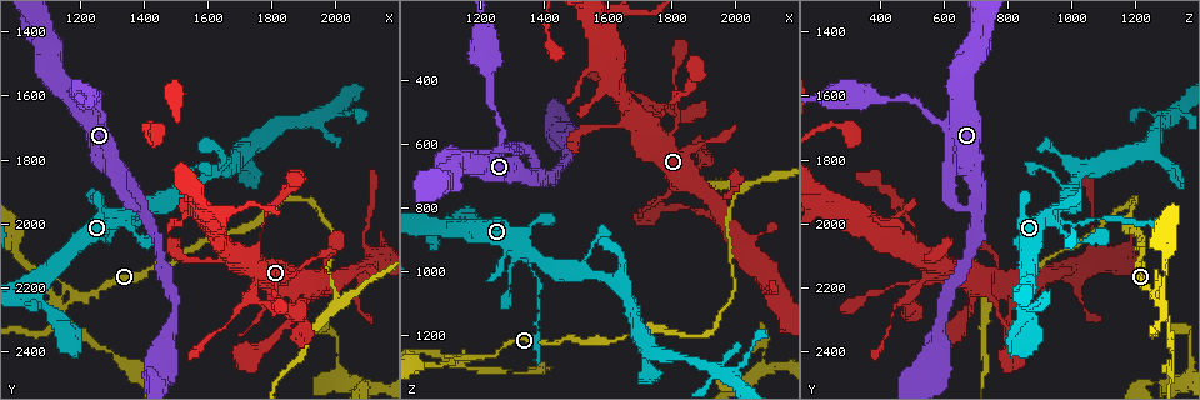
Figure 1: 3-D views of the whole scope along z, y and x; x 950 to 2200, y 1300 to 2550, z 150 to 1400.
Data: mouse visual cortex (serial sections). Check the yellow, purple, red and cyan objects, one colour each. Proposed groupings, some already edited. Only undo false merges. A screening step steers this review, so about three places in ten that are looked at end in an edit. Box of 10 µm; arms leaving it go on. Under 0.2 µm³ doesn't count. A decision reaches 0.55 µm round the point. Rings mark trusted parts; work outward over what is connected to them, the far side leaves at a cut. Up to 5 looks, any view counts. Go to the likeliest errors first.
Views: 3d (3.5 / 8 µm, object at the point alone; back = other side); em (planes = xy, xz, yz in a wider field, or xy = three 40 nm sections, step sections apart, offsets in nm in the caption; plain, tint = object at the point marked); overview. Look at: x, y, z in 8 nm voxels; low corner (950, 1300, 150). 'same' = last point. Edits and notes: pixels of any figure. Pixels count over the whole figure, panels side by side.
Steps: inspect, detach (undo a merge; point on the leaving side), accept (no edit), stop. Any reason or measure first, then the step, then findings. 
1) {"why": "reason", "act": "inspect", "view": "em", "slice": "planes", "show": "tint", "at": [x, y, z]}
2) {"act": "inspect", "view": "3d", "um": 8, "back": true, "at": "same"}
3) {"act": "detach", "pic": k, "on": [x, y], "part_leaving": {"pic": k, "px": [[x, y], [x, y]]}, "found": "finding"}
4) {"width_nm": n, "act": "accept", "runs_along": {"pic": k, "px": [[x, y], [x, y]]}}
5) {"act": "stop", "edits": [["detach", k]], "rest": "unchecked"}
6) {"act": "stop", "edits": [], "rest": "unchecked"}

{"why": "four arms meet", "act": "inspect", "view": "3d", "um": 3.5, "at": [1140, 2280, 1280]}

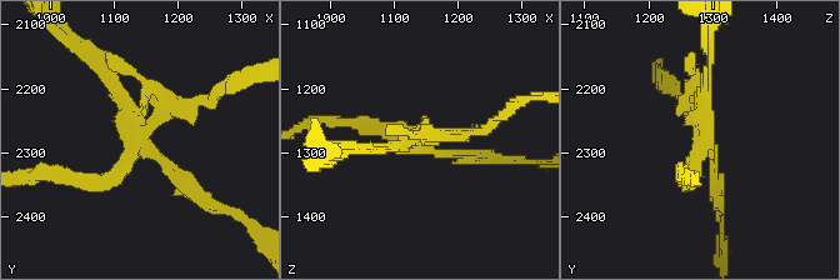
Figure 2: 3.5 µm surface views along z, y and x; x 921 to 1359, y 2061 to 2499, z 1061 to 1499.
{"act": "inspect", "view": "em", "slice": "xy", "step": 3, "show": "tint", "at": [1140, 2275, 1290]}

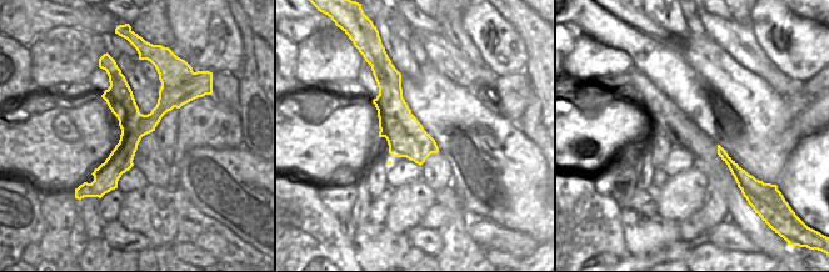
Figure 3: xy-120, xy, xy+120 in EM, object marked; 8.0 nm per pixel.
{"arms": 4, "act": "detach", "pic": 2, "on": [180, 173], "found": "two cells meet here"}

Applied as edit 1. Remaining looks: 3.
{"act": "inspect", "view": "overview"}

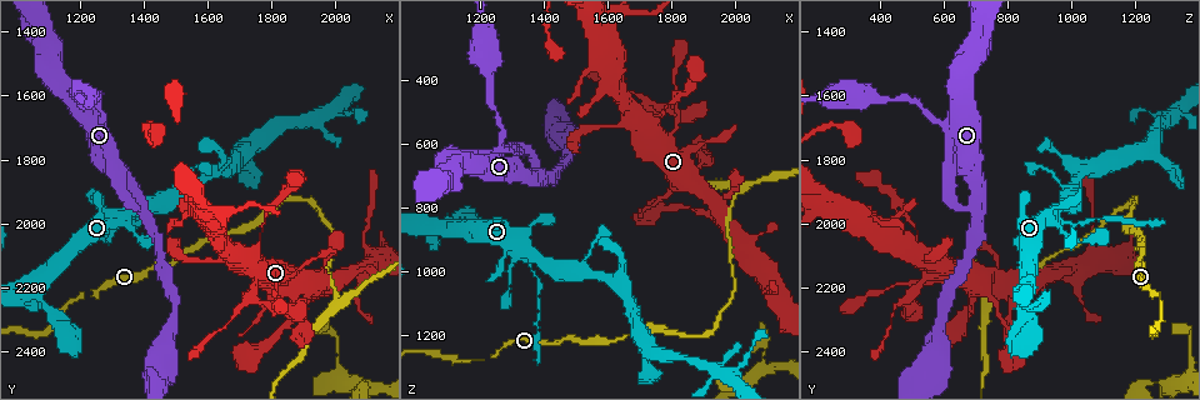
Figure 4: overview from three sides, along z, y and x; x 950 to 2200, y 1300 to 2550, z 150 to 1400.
{"why": "branch point", "act": "inspect", "view": "3d", "um": 3.5, "at": [2010, 2240, 750]}

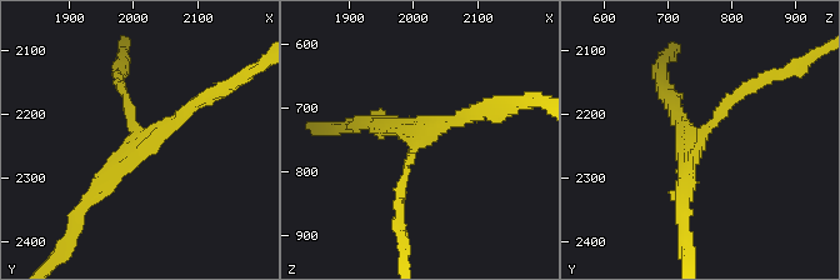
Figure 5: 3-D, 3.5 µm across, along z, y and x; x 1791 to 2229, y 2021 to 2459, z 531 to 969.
{"arms": 3, "arm_widths_nm": [100, 200, 250], "act": "inspect", "view": "em", "slice": "planes", "show": "tint", "at": [2010, 2245, 740]}

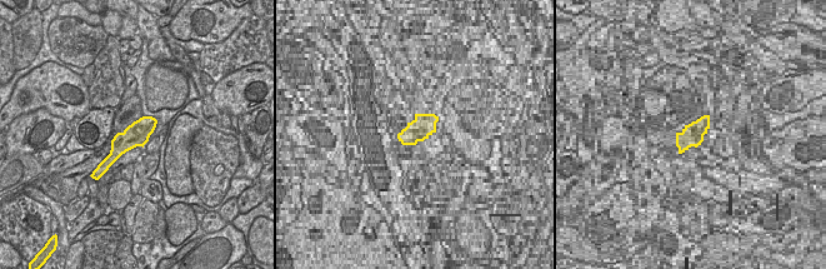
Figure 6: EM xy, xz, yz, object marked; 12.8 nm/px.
{"act": "accept", "runs_along": {"pic": 5, "px": [[753, 85], [691, 146], [681, 208]]}, "found": "one cell here"}

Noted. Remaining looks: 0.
{"act": "stop", "edits": [["detach", 2]], "rest": "unchecked"}

